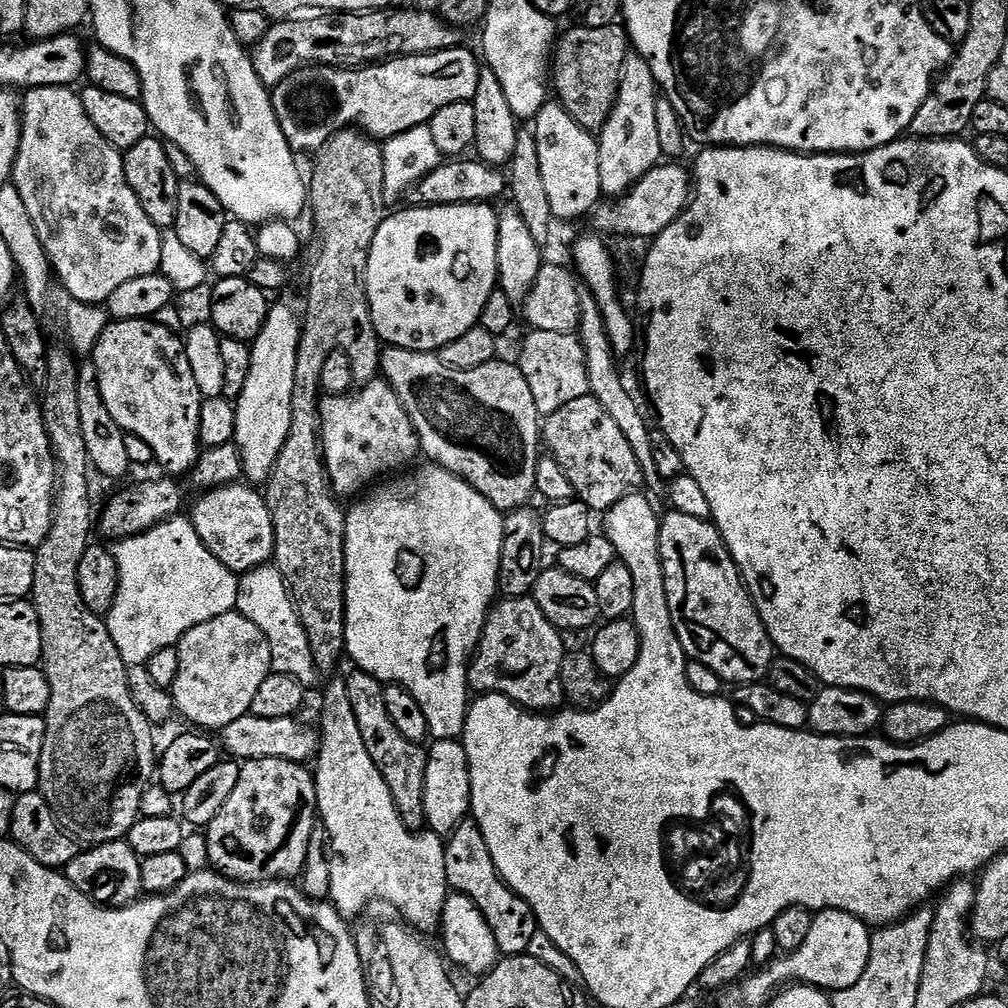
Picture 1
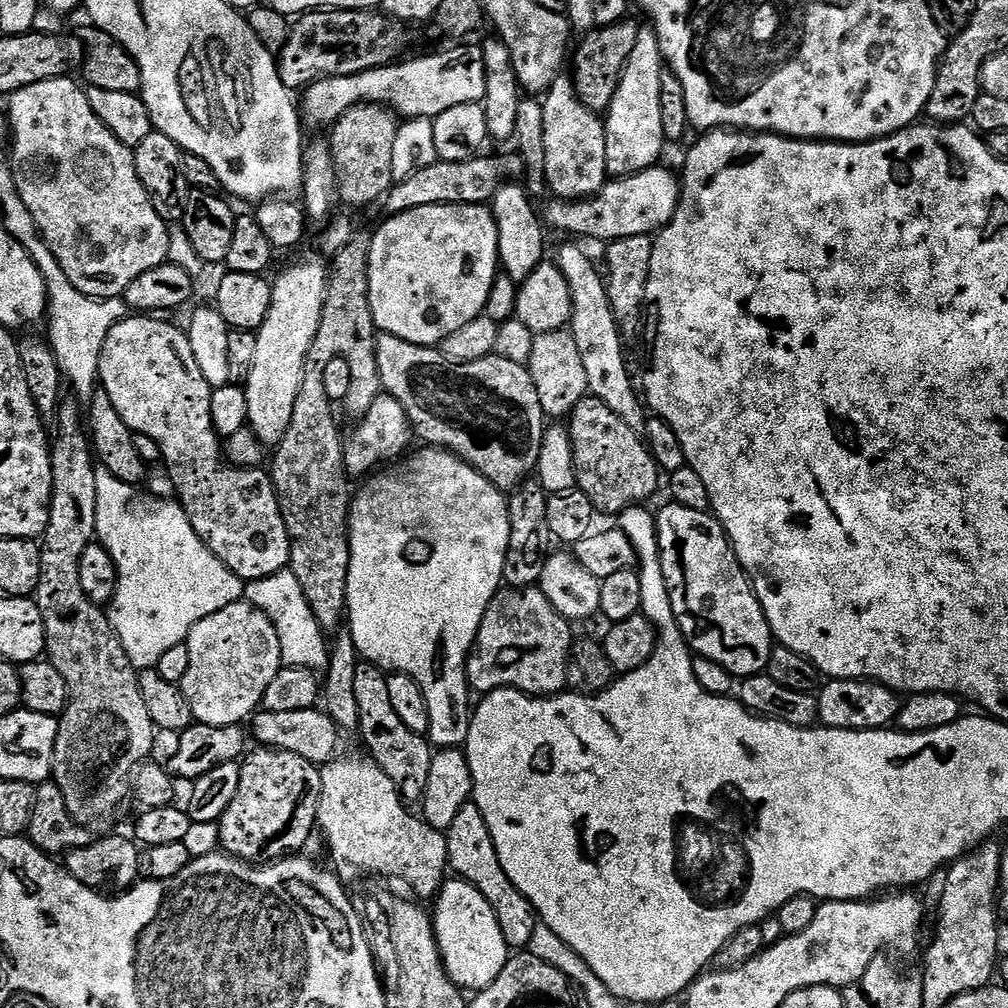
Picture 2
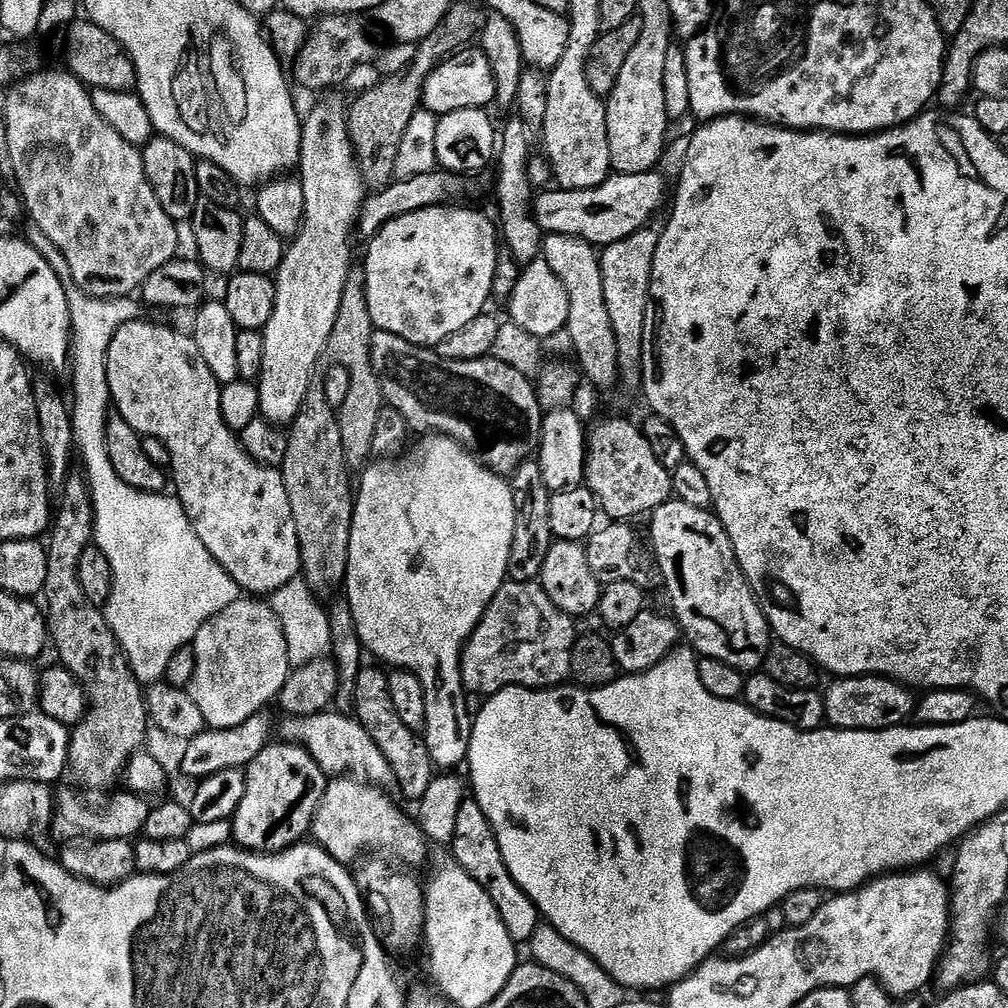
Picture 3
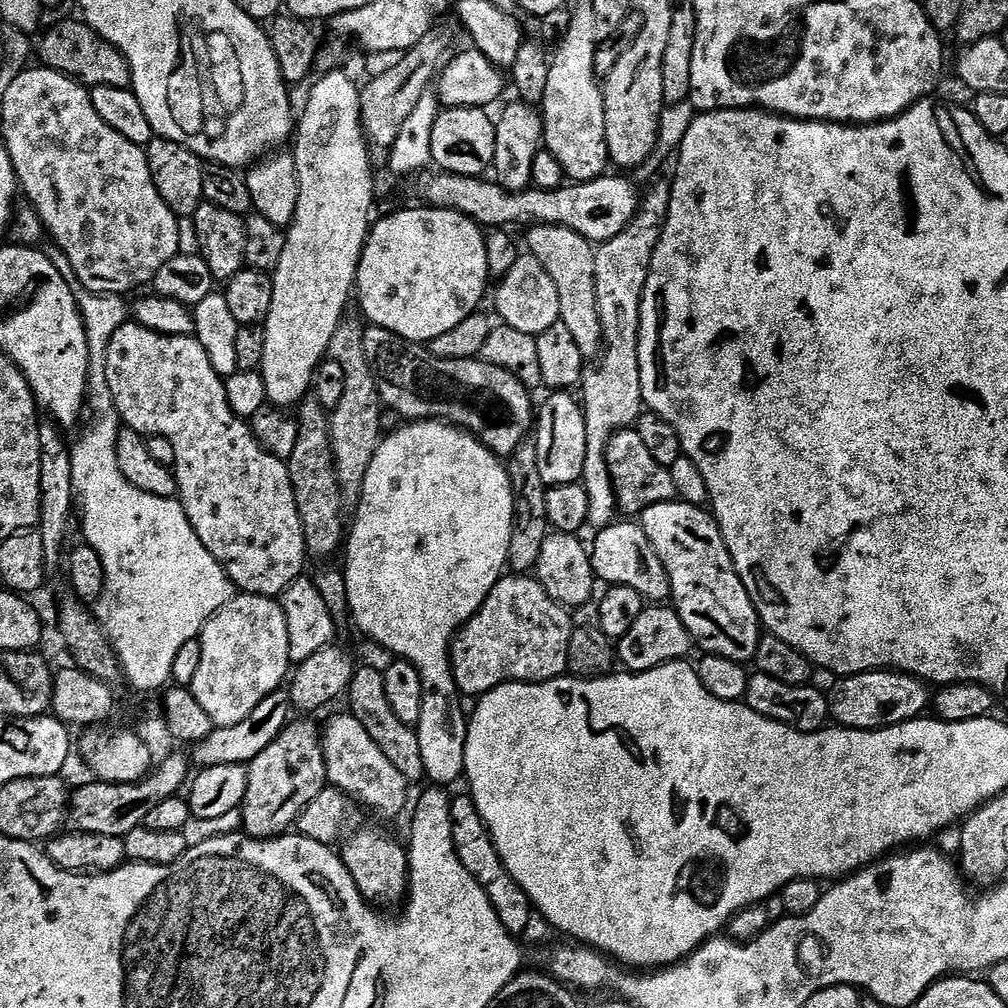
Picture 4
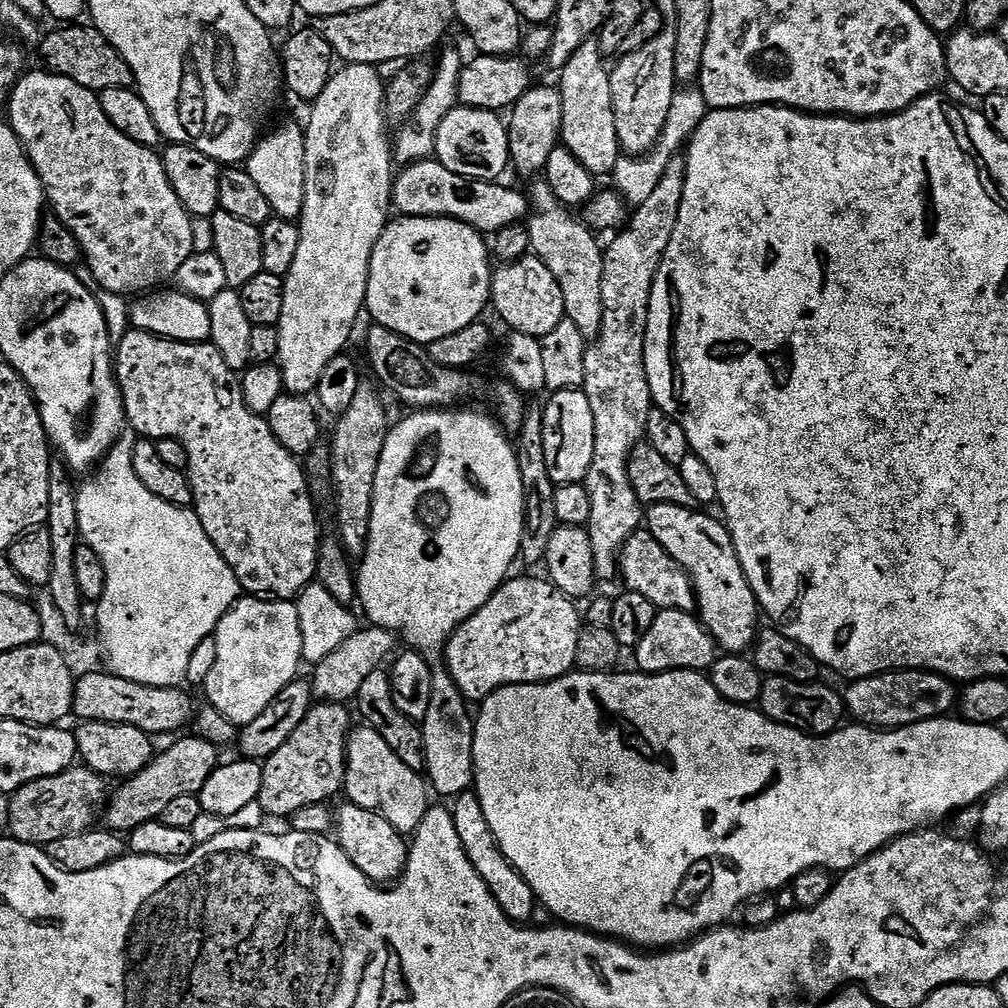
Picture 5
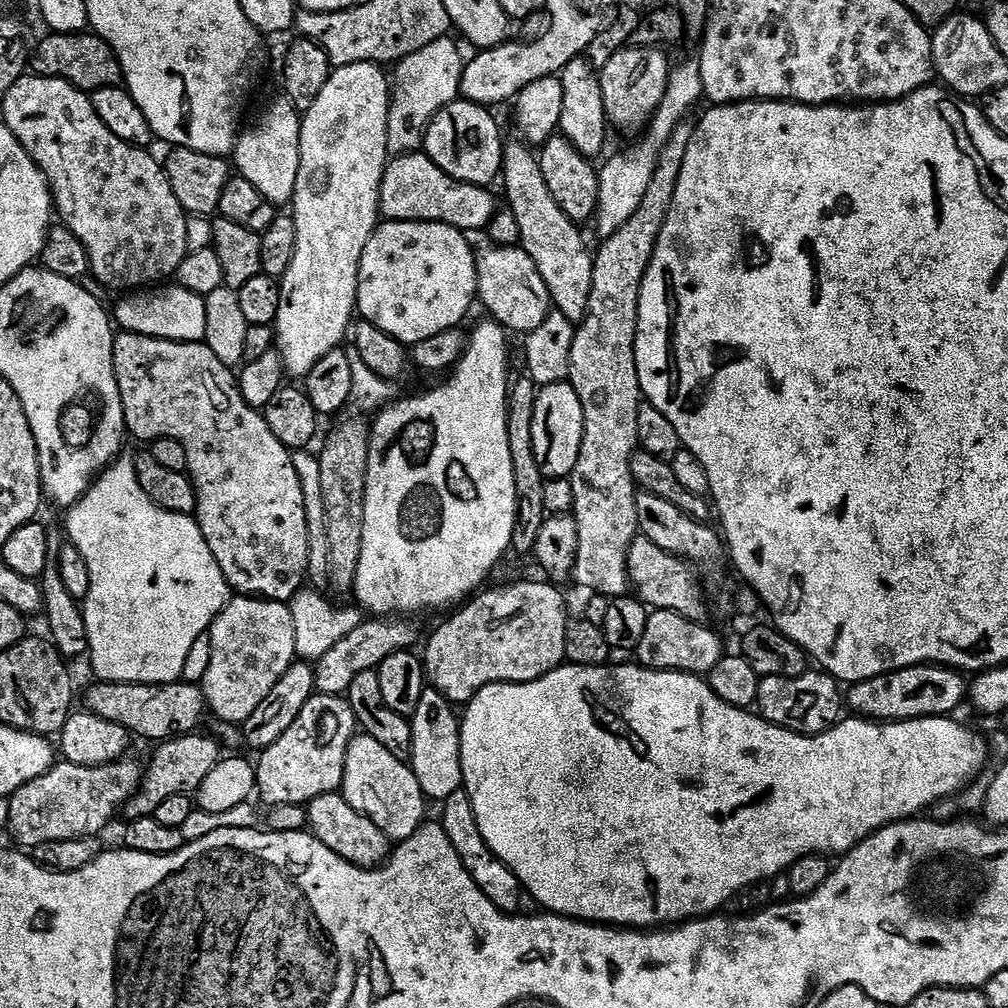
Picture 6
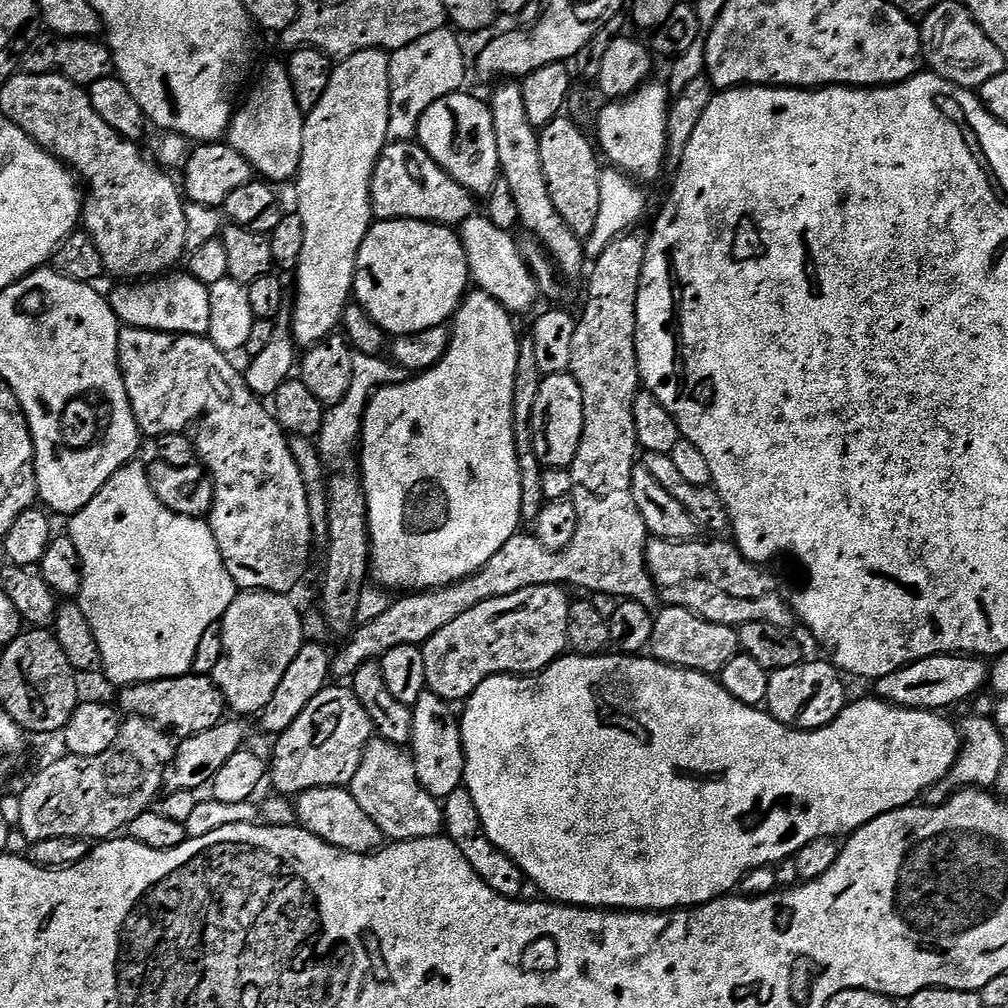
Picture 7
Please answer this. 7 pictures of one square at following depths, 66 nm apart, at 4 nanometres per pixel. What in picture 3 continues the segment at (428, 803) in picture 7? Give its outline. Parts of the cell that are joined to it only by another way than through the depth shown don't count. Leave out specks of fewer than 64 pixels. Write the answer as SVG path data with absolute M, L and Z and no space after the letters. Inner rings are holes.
M329 710L313 716L289 716L278 724L278 736L281 741L299 744L318 762L318 766L328 778L355 778L373 786L386 786L393 783L392 771L386 758L370 734L351 715Z

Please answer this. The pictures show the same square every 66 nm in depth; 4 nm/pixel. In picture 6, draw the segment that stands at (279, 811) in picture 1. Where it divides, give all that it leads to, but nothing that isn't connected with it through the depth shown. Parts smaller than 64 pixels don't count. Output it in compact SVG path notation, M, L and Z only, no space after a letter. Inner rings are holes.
M315 694L311 696L302 708L302 712L298 714L298 718L295 718L294 724L290 726L280 738L278 738L278 742L274 742L269 748L265 748L259 753L260 760L258 759L258 763L256 764L256 786L258 789L258 796L261 796L261 798L268 803L268 806L275 806L277 804L303 804L307 806L312 803L314 798L318 798L327 792L337 791L344 782L346 758L348 757L348 743L352 741L353 736L357 735L357 732L358 719L356 711L352 709L352 703L348 701L348 699L344 696L326 696L323 694Z

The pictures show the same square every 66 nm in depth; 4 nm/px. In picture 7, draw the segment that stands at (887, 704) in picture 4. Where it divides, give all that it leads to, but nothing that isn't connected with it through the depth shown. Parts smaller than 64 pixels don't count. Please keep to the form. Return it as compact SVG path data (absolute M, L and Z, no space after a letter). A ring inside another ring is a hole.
M945 654L915 660L894 674L886 674L875 681L875 695L879 699L895 704L898 708L919 708L921 710L944 710L968 700L980 687L990 680L990 668L983 659L967 654Z

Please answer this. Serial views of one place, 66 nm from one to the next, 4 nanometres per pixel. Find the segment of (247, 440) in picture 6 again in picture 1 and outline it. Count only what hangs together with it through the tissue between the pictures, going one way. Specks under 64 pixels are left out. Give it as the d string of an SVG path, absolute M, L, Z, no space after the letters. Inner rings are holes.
M155 319L147 320L112 320L104 328L96 343L94 363L96 377L100 383L100 393L106 402L110 414L125 433L145 440L152 447L152 452L164 463L165 473L191 473L197 460L202 455L200 439L200 411L205 397L200 392L198 378L194 378L194 370L190 366L190 358L184 349L185 341L180 340L164 324L156 324ZM248 482L205 491L192 508L190 519L202 542L231 572L243 574L267 565L276 555L276 526L265 493Z

